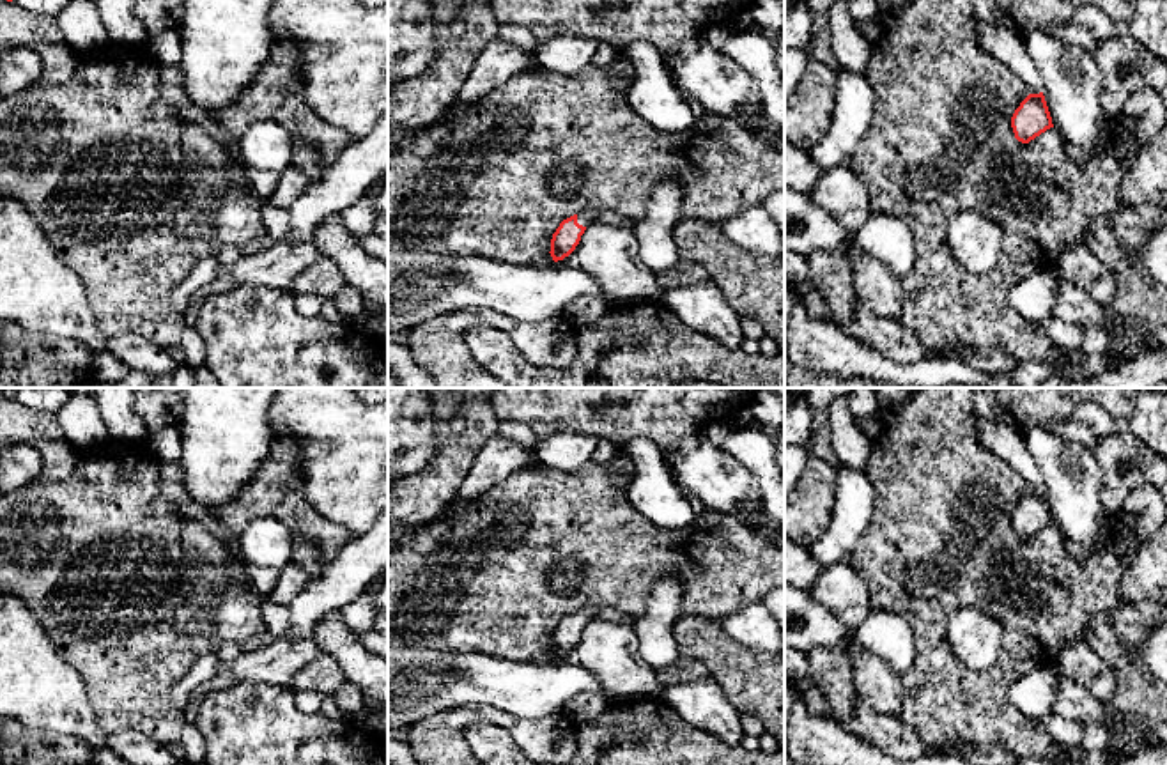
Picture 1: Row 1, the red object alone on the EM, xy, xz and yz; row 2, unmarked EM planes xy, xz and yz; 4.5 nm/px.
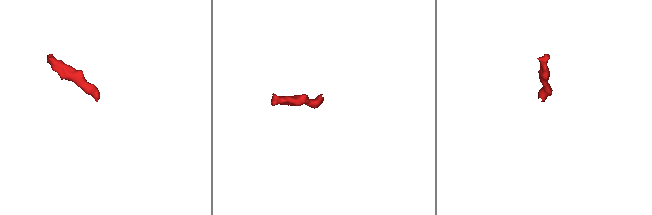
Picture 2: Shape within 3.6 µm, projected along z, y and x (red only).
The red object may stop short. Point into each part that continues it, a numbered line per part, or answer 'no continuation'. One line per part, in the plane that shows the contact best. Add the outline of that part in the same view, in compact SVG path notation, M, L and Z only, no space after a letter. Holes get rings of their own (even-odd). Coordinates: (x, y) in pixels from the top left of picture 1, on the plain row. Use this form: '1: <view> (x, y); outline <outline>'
1: xz (585, 615); outline M583 607L577 611L577 620L583 623L590 623L597 618L599 607Z

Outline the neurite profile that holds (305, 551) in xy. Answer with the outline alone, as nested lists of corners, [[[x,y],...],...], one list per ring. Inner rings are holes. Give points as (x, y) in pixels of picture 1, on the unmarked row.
[[[292,533],[290,561],[298,563],[312,579],[319,577],[326,568],[326,563],[321,560],[321,545],[299,533]]]

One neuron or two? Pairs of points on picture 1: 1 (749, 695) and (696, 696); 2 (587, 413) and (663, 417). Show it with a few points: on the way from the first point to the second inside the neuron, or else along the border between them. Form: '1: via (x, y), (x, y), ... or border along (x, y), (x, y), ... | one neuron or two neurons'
1: border along (711, 675), (739, 714) | two neurons
2: via (606, 415), (643, 415) | one neuron

